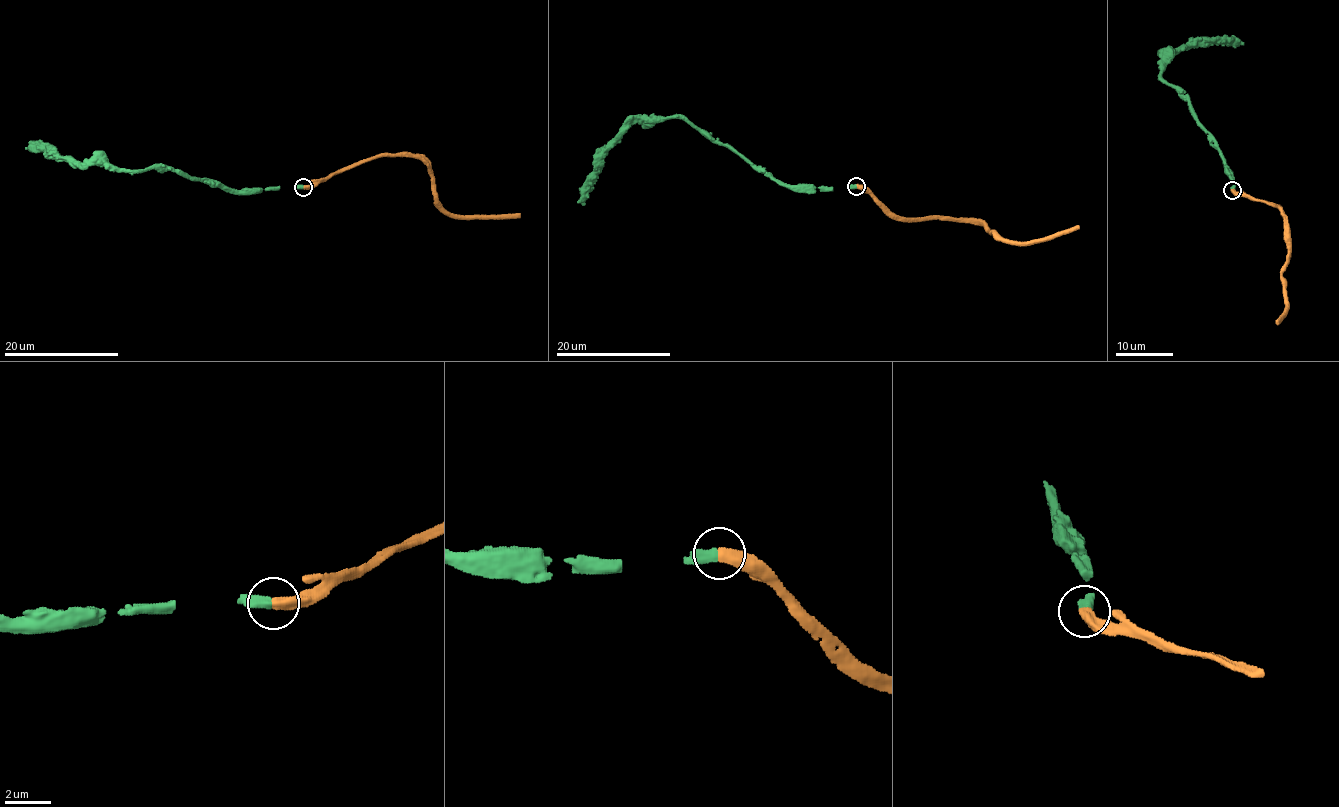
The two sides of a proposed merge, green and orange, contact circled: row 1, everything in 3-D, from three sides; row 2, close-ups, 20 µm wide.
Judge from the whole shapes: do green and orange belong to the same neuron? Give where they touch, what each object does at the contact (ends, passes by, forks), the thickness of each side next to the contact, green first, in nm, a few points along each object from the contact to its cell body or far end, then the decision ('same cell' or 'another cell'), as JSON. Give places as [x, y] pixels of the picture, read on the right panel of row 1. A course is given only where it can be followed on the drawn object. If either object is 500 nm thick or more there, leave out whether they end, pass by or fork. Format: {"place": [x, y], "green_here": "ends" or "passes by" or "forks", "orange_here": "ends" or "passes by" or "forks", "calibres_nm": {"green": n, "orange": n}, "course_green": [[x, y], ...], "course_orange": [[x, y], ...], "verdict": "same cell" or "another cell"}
{"place": [1232, 190], "calibres_nm": {"green": 480, "orange": 500}, "course_green": [[1233, 190], [1226, 164], [1211, 136], [1182, 93], [1162, 79], [1160, 70], [1164, 51], [1230, 38], [1244, 43]], "course_orange": [[1233, 190], [1281, 208], [1287, 250], [1287, 262], [1282, 272], [1286, 316], [1280, 322], [1276, 321]], "verdict": "same cell"}

